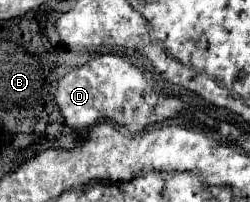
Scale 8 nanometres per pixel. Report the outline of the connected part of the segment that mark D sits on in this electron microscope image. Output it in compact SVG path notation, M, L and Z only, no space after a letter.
M103 54L99 58L93 58L89 64L75 68L67 76L63 76L57 84L55 100L67 126L77 130L91 128L101 118L109 118L117 124L123 124L131 132L139 132L139 128L145 128L147 124L177 118L181 110L187 108L175 96L157 94L147 84L145 74L139 68L131 66L125 58L115 54Z

